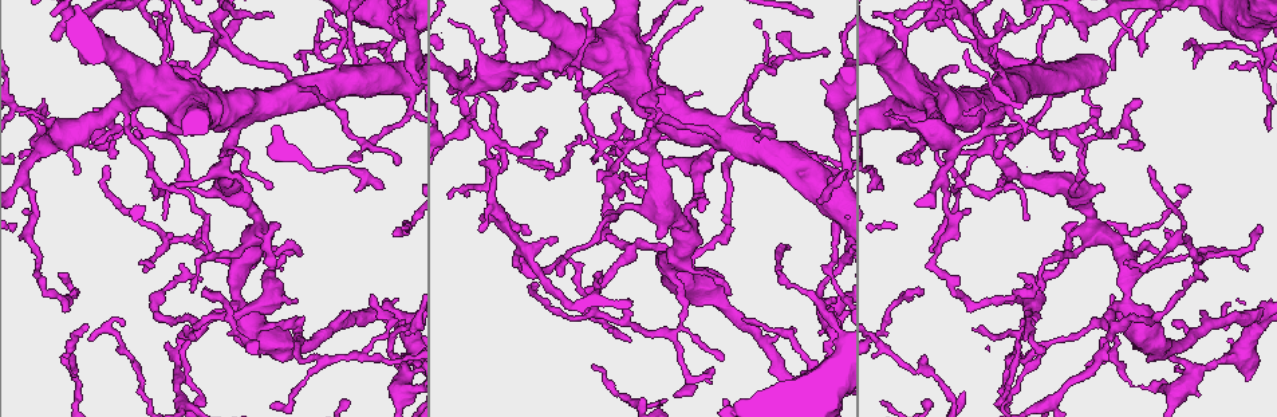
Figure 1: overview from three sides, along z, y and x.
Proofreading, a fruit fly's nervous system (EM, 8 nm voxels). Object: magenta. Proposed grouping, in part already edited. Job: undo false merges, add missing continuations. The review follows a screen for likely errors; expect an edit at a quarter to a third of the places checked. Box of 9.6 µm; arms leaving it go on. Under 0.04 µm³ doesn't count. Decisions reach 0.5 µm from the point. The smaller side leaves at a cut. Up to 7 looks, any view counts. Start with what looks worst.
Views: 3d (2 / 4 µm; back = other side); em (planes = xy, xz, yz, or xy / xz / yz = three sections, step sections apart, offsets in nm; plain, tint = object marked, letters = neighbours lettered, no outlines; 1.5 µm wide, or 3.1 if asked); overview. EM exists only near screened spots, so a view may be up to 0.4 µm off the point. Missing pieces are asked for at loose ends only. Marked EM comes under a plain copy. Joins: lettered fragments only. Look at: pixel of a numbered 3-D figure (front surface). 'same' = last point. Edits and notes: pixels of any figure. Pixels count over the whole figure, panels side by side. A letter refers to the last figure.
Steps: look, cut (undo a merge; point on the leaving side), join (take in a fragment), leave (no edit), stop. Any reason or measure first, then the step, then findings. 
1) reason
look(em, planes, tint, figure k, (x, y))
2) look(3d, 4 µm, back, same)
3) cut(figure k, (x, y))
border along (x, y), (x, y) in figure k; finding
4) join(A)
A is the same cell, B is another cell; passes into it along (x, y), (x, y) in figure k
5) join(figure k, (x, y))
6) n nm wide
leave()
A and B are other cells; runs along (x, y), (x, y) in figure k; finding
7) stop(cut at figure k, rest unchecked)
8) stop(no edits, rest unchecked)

branch stops here
look(em, xz, step 4, letters, figure 1, (480, 217))

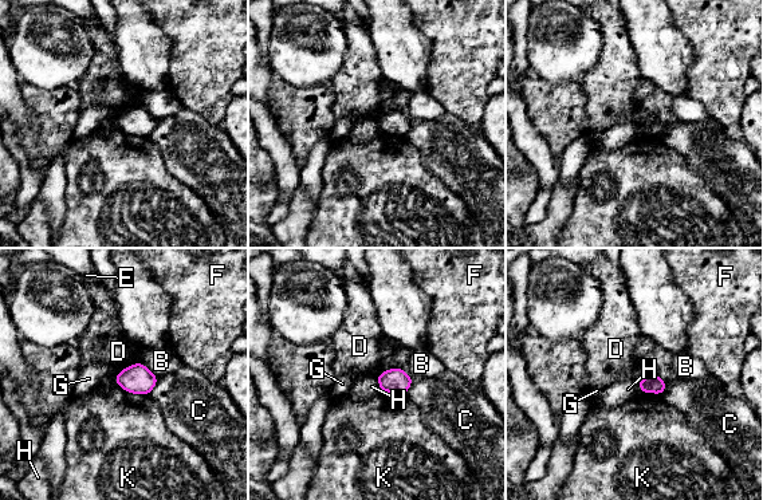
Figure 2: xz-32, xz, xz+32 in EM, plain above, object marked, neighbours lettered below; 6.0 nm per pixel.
cut it another way
look(em, planes, letters, same)

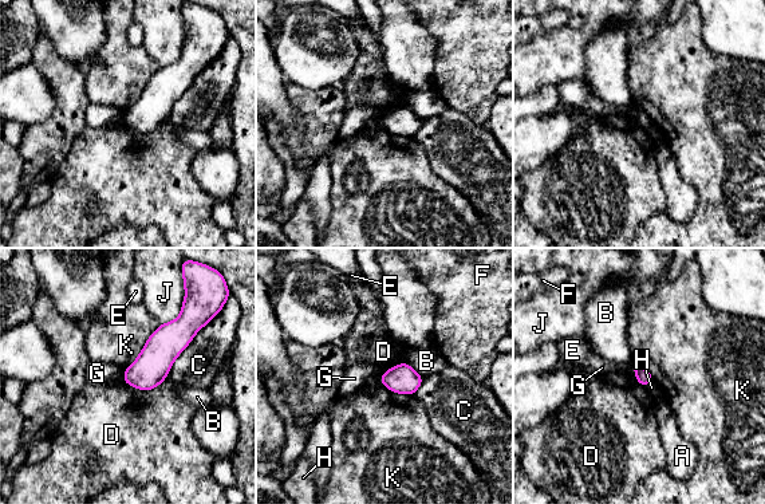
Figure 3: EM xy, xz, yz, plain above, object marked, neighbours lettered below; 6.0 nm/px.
C touches over 400 nm
leave()
A, B, C, D, E, F, G, H, J and K are other cells; border along (635, 362), (633, 375) in figure 3; none of them fits

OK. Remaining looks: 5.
sudden change in width
look(em, planes, letters, figure 1, (293, 80))

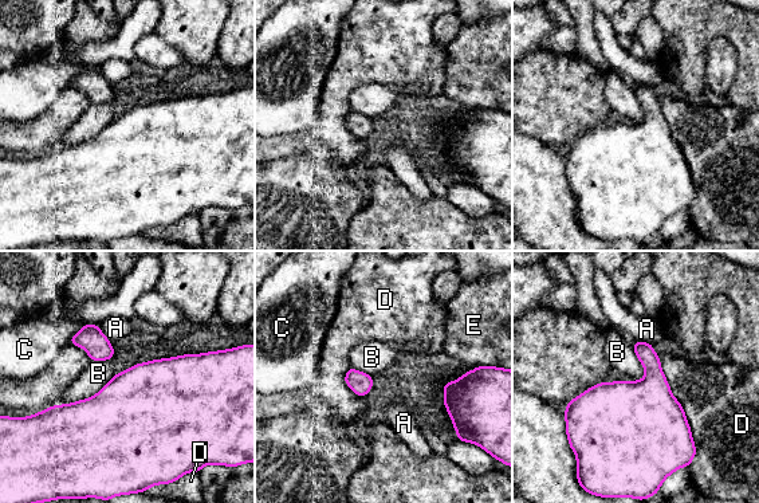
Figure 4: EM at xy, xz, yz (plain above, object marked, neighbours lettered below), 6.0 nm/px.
leave()
A, B, C, D and E are other cells; border along (115, 373), (94, 395), (65, 404) in figure 4; one neuron here

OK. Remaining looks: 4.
abrupt turn
look(em, xy, step 8, letters, figure 1, (935, 265))

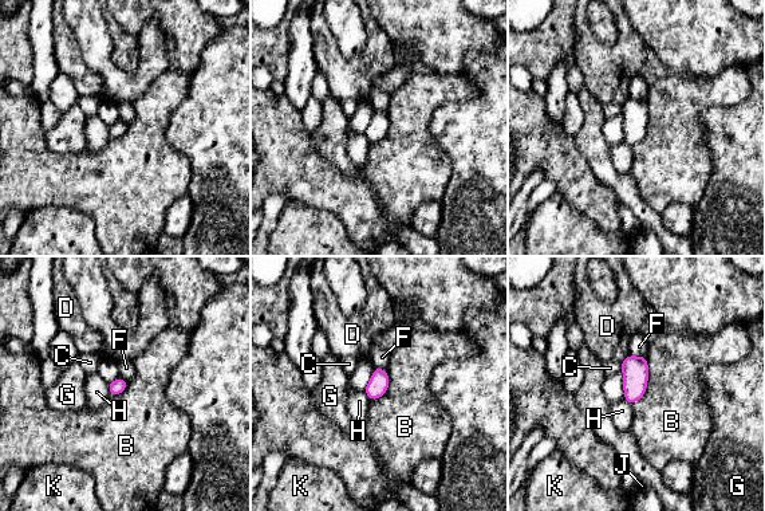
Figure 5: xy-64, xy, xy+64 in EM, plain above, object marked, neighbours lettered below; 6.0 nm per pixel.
leave()
B, C, D, F, G, H, J and K are other cells; border along (620, 364), (622, 369) in figure 5; all the same neuron

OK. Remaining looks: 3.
stop(no edits, rest unchecked)

